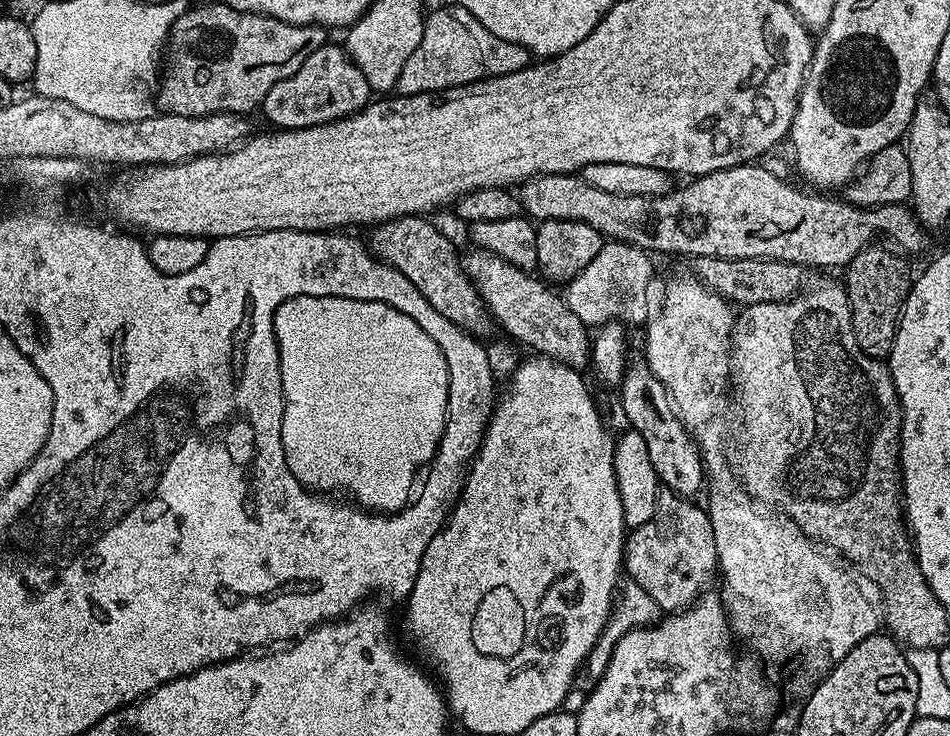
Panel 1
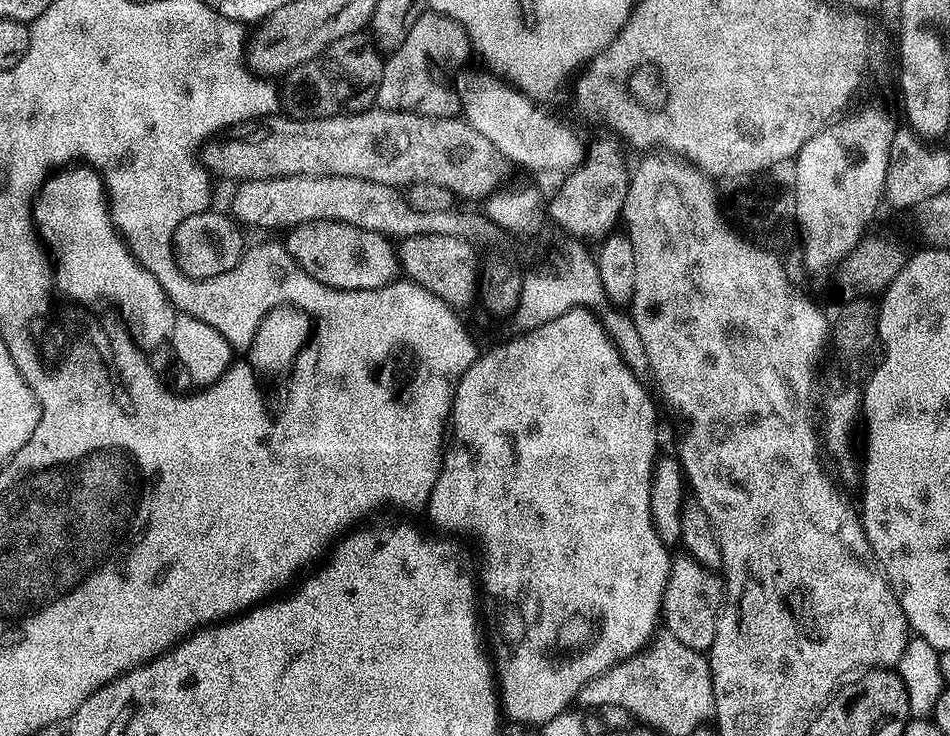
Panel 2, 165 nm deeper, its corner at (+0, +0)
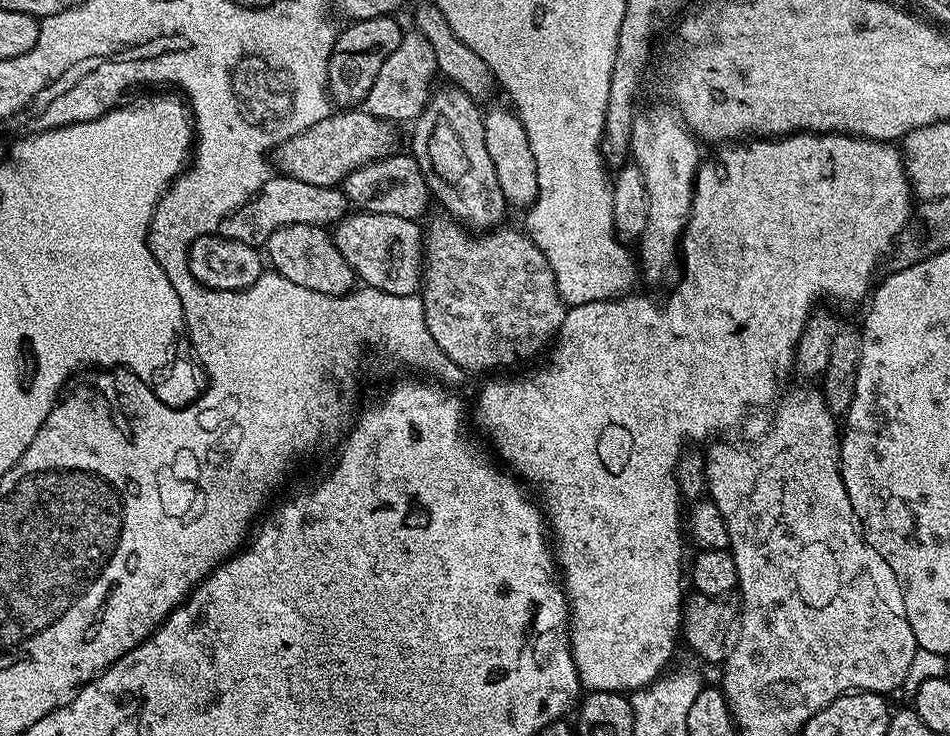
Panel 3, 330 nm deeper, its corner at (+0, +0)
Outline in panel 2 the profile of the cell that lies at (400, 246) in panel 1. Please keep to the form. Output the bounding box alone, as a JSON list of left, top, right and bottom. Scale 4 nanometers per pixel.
[287,220,402,290]

